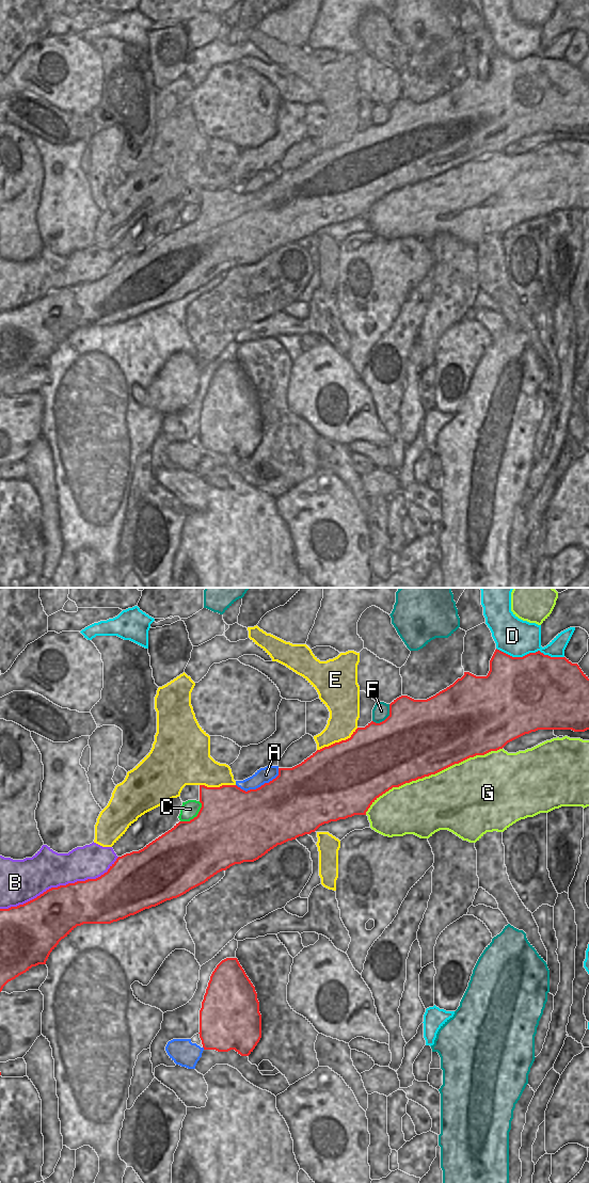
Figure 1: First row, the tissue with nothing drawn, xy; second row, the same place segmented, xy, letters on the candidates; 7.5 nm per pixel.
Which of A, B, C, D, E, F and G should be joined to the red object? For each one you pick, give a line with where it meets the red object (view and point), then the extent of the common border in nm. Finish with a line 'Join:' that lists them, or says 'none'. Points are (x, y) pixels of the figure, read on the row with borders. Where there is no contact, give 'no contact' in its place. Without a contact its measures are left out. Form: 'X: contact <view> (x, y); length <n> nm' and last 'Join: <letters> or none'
Join: none

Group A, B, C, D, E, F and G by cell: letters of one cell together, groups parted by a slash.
A / B / C / D / E / F / G

